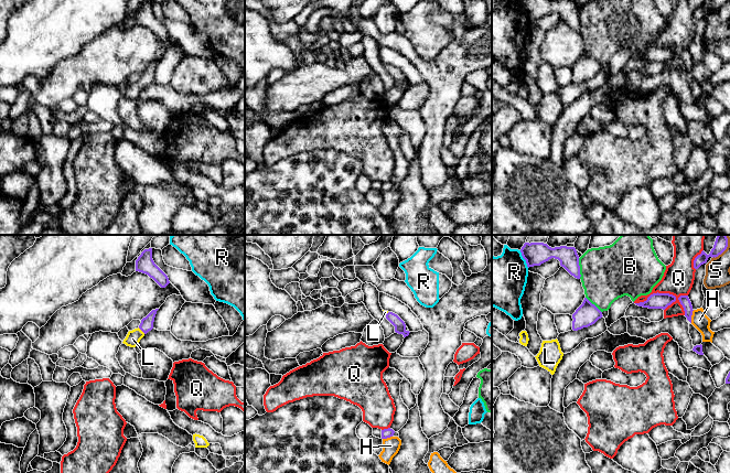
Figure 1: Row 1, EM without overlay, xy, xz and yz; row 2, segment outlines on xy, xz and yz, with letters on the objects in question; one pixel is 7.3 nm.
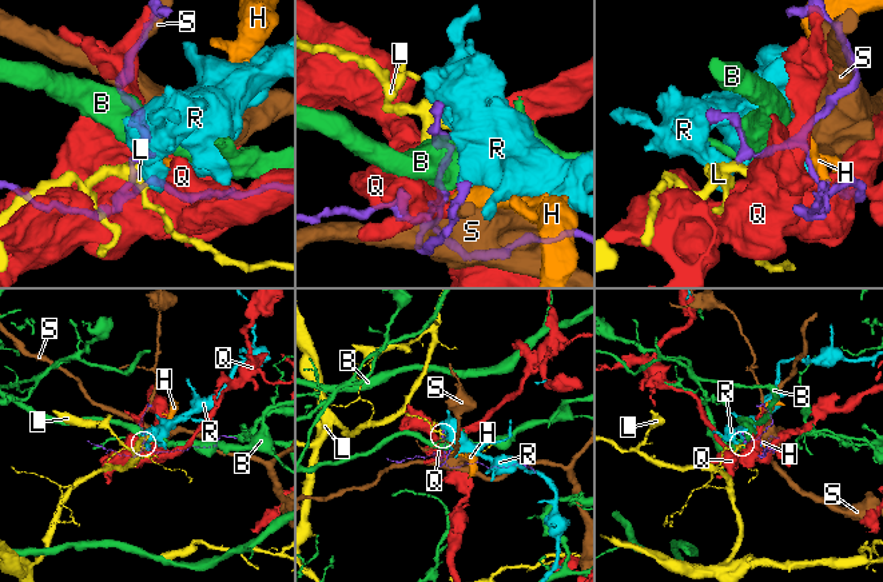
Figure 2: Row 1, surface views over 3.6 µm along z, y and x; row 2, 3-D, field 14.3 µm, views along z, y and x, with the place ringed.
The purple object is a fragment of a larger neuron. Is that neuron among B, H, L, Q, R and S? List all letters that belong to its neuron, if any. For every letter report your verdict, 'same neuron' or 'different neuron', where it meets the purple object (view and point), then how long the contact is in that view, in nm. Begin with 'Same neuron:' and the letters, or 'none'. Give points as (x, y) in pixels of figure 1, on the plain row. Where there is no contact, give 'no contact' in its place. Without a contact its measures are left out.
Same neuron: L
B: different neuron; meets purple in yz at (579, 21); contact 150 nm long
H: different neuron; meets purple in yz at (690, 70); contact 100 nm long
L: same neuron; meets purple in xy at (141, 83); contact 70 nm long
Q: different neuron; meets purple in yz at (659, 46); contact 400 nm long
R: different neuron; meets purple in yz at (524, 11); contact 140 nm long
S: different neuron; meets purple in yz at (719, 7); contact 140 nm long

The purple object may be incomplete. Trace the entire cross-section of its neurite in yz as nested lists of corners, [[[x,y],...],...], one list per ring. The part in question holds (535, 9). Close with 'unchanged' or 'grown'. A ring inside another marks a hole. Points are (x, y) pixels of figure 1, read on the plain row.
[[[522,0],[523,11],[527,20],[540,19],[551,11],[558,12],[571,29],[580,32],[579,9],[575,0]]]; unchanged

